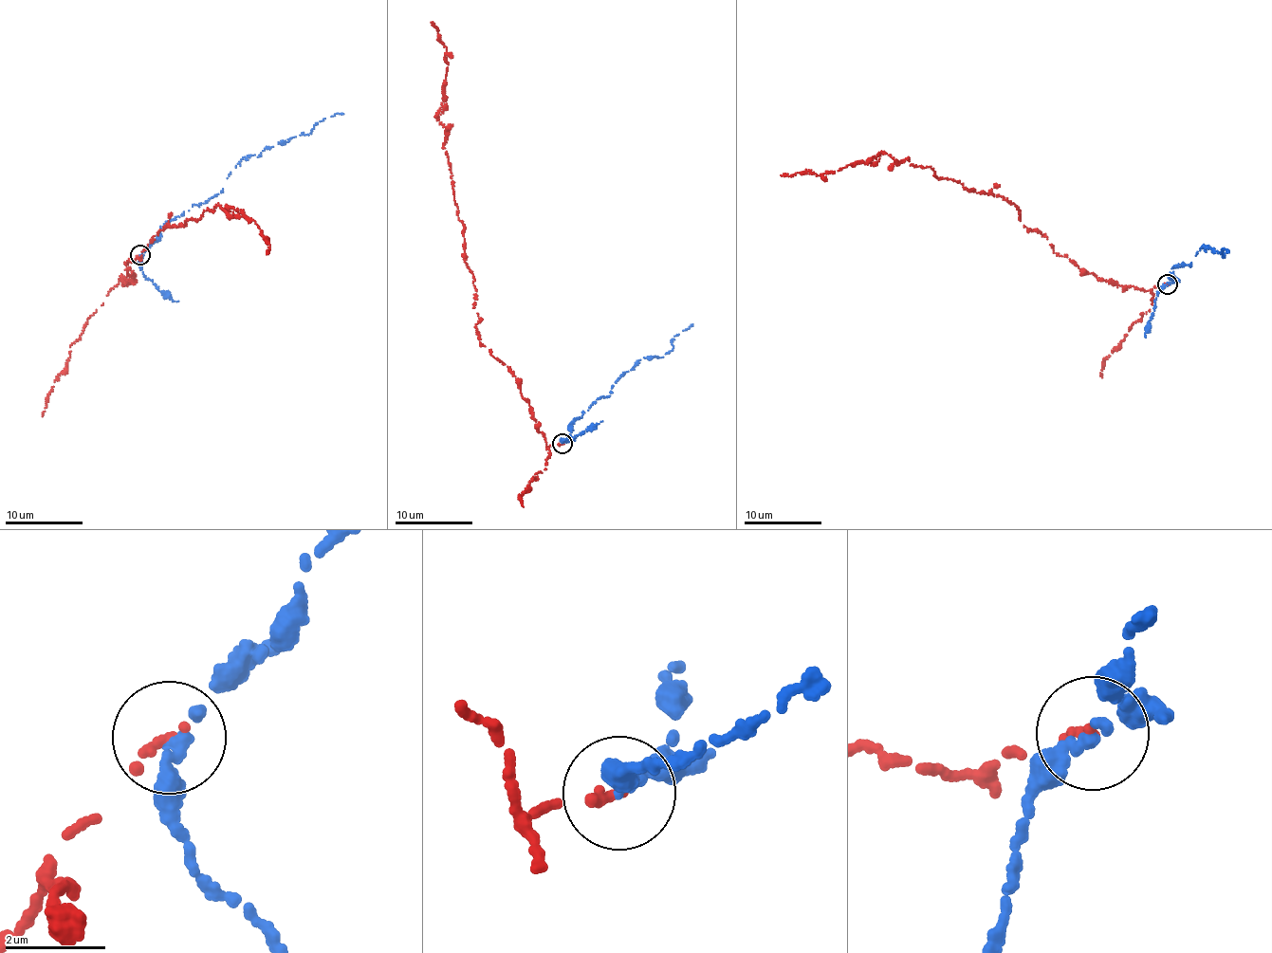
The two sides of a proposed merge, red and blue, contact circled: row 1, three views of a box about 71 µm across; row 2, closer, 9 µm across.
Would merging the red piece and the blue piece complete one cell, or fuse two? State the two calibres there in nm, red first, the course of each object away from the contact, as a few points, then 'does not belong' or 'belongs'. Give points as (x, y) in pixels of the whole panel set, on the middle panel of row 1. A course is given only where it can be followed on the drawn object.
190 nm thick on the red side, 280 nm on the other; red runs (562, 444), (547, 449), (509, 368), (480, 341), (447, 129), (436, 120), (446, 47), (431, 22); blue runs (562, 444), (569, 437), (570, 424), (611, 393), (620, 375), (640, 360), (672, 351), (674, 336), (692, 324); does not belong

